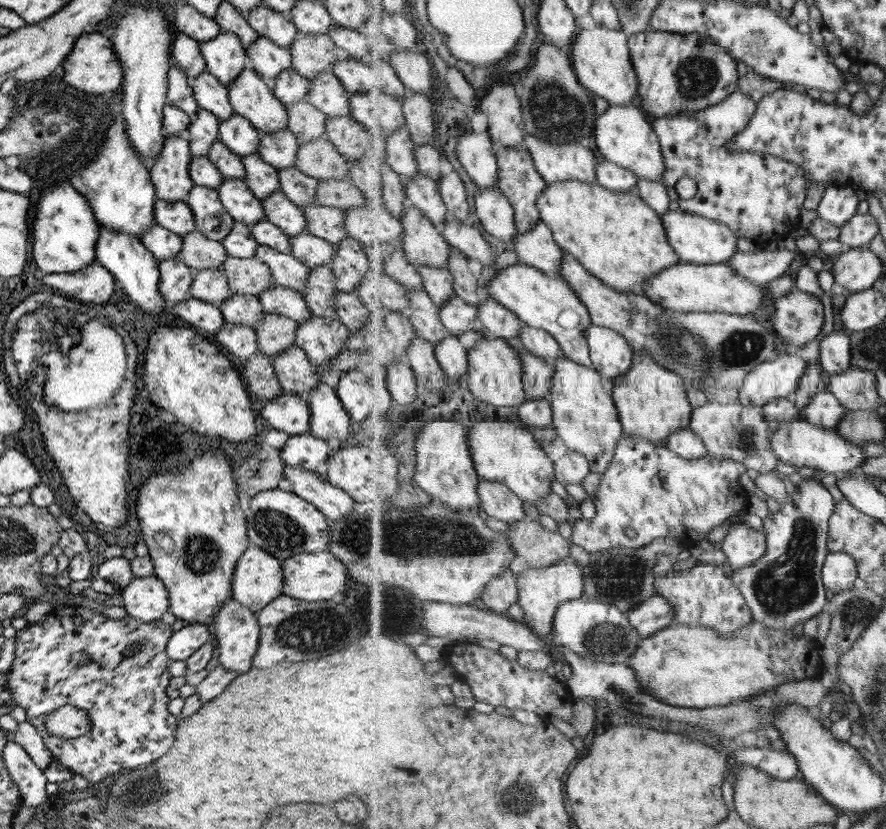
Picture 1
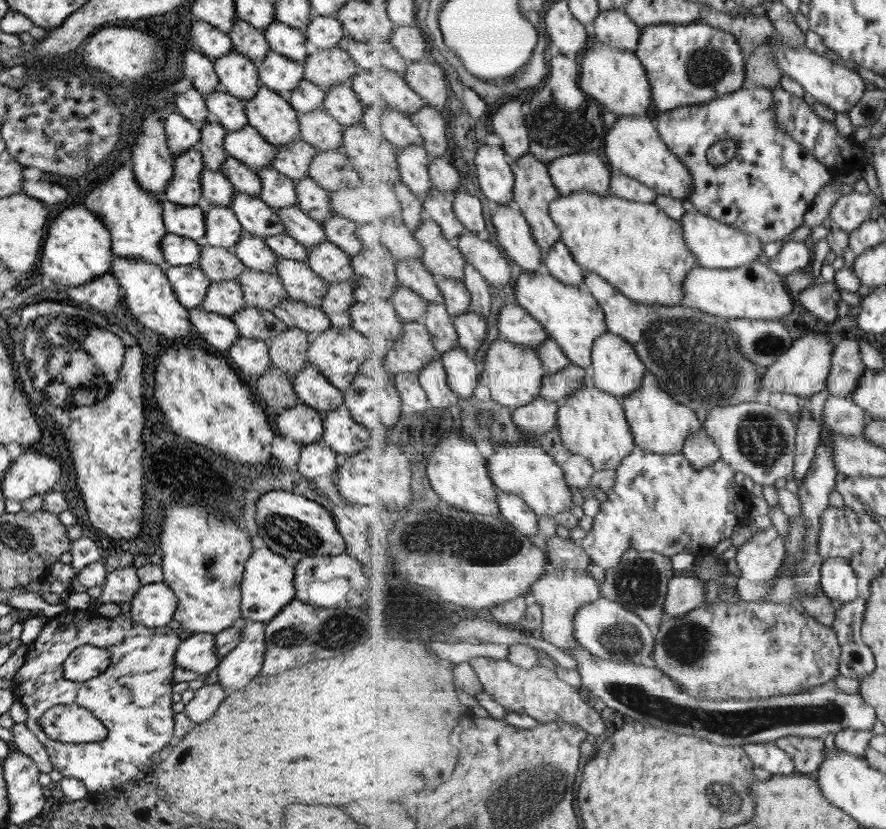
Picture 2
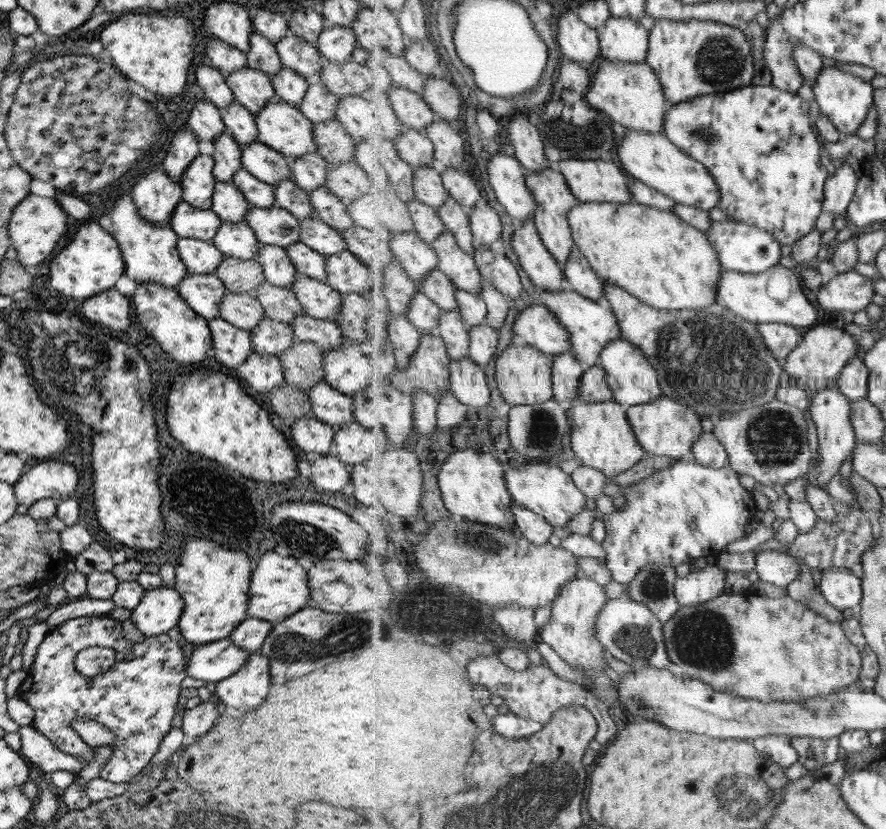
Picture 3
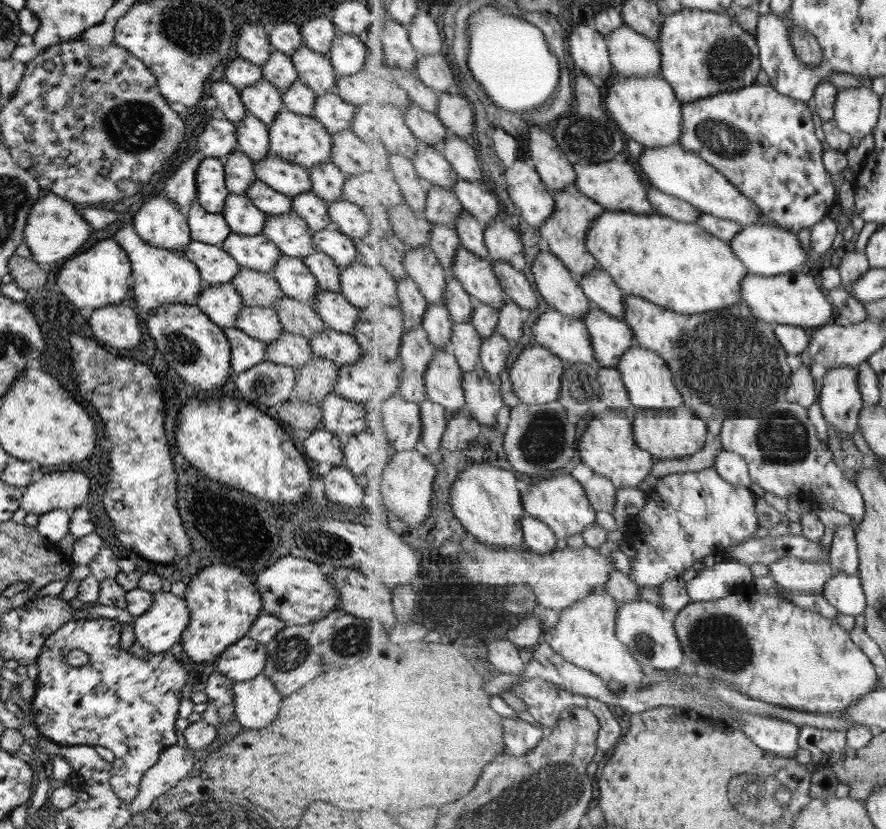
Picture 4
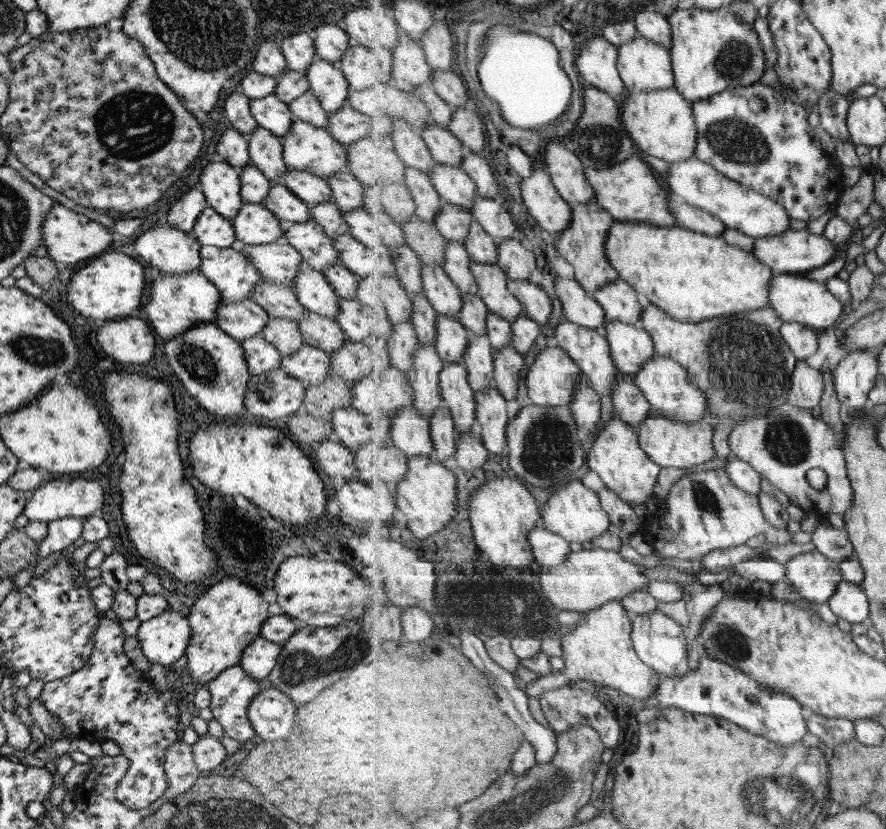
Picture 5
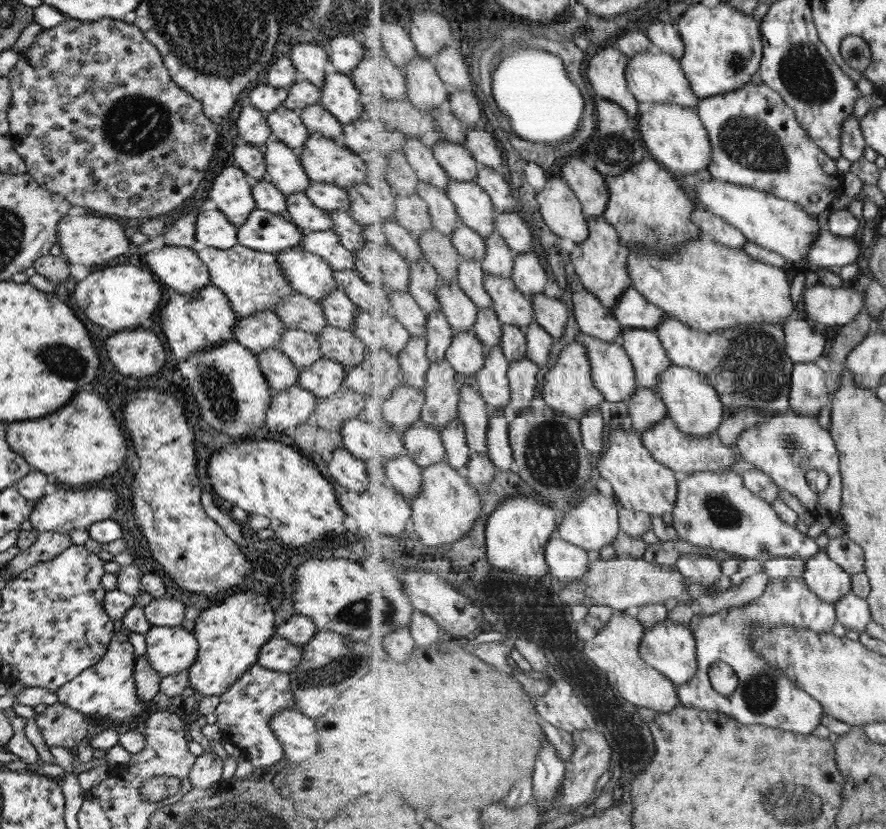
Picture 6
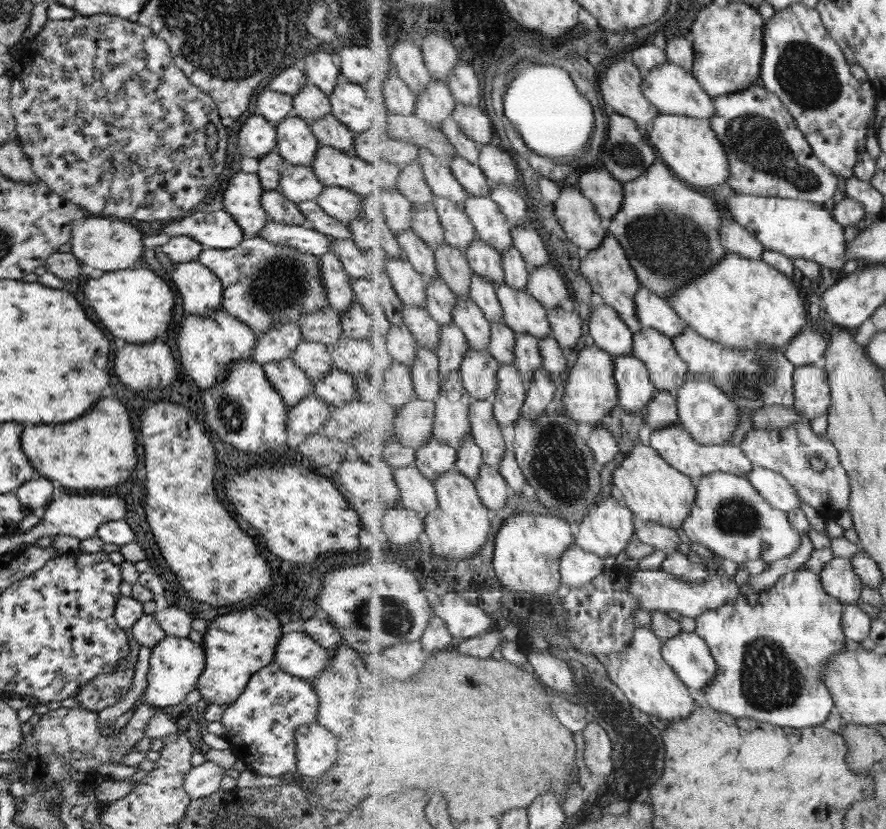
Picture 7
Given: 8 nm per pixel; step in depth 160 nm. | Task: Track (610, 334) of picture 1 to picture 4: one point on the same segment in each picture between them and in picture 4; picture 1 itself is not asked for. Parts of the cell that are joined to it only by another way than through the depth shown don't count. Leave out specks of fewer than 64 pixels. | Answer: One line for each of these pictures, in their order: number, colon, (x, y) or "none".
2: (617, 369)
3: (633, 379)
4: (648, 378)

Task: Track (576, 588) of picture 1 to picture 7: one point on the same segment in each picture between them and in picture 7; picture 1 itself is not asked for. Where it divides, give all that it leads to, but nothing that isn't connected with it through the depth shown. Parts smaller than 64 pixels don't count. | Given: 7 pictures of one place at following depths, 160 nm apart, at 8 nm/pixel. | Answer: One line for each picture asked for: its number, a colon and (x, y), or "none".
2: (560, 592)
3: (571, 630)
4: (586, 634)
5: (600, 649)
6: (615, 649)
7: (649, 684)

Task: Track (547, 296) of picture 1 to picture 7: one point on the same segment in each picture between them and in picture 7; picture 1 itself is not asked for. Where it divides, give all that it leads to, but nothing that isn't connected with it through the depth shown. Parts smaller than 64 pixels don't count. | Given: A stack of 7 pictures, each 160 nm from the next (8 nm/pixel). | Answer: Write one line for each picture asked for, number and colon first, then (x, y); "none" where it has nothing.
2: (572, 316)
3: (593, 326)
4: (612, 338)
5: (632, 346)
6: (643, 346)
7: (668, 371)

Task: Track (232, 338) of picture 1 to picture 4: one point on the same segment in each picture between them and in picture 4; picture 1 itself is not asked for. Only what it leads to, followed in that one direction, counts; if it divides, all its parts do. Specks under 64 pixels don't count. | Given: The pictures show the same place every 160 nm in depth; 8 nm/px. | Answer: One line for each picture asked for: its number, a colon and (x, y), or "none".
2: (250, 356)
3: (261, 373)
4: (265, 384)

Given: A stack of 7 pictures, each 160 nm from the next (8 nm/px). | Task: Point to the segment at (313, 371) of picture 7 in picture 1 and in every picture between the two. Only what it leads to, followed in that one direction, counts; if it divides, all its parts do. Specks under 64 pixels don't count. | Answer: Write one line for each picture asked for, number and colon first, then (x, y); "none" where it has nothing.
1: (210, 285)
2: (224, 298)
3: (241, 310)
4: (261, 324)
5: (283, 334)
6: (301, 348)

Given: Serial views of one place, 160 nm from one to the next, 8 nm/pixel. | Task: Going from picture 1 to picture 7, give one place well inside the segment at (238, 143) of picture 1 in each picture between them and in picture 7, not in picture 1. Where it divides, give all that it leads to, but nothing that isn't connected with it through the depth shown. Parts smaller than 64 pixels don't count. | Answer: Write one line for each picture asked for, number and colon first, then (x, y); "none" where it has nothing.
2: (246, 145)
3: (260, 161)
4: (284, 177)
5: (309, 189)
6: (328, 197)
7: (338, 203)

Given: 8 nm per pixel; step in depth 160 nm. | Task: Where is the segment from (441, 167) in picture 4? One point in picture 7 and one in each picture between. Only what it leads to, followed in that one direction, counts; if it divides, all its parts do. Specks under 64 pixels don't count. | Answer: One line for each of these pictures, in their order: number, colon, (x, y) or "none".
5: (454, 184)
6: (475, 207)
7: (485, 214)

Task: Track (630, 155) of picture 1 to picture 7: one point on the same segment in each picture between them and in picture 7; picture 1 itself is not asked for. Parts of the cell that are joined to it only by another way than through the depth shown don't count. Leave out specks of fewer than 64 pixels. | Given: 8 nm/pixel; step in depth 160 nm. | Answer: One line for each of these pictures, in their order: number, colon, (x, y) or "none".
2: (634, 145)
3: (652, 158)
4: (678, 172)
5: (697, 182)
6: (785, 227)
7: (798, 229)

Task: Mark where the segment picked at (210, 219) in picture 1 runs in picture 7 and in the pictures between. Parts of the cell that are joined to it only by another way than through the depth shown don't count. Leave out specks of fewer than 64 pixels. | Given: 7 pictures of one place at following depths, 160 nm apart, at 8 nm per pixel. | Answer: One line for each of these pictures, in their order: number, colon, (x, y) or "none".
2: (222, 229)
3: (233, 239)
4: (256, 253)
5: (276, 261)
6: (307, 274)
7: (339, 295)

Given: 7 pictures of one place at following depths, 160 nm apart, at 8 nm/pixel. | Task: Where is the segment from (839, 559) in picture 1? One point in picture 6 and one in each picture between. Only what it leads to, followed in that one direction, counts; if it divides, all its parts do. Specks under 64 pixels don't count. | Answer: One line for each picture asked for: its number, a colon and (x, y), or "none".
2: (839, 581)
3: (841, 588)
4: (844, 591)
5: (850, 602)
6: (854, 612)

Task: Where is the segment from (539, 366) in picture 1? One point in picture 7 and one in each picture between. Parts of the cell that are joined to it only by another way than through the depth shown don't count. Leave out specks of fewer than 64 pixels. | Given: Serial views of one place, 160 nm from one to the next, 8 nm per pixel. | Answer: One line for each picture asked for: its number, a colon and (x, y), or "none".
2: (557, 387)
3: (594, 387)
4: (615, 395)
5: (630, 401)
6: (646, 406)
7: (663, 411)

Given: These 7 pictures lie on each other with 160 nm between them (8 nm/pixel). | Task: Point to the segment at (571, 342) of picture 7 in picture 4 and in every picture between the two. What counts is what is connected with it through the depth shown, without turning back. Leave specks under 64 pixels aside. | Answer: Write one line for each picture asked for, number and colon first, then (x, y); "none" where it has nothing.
4: (518, 288)
5: (538, 306)
6: (550, 313)

